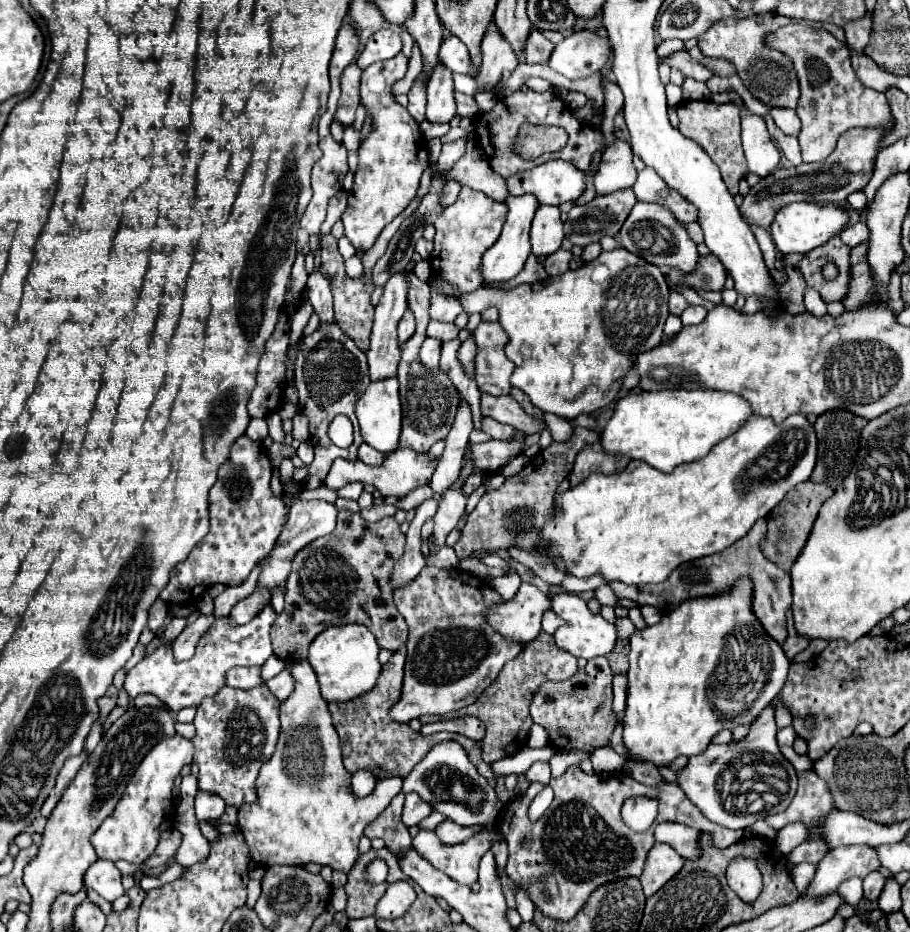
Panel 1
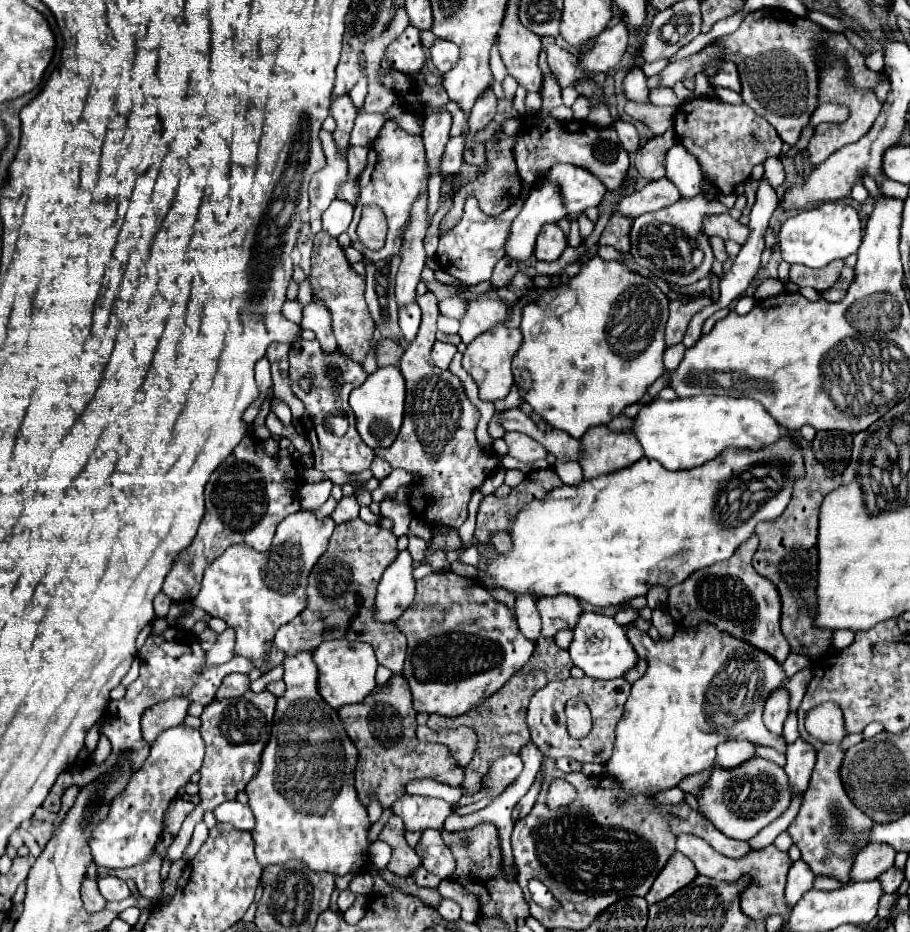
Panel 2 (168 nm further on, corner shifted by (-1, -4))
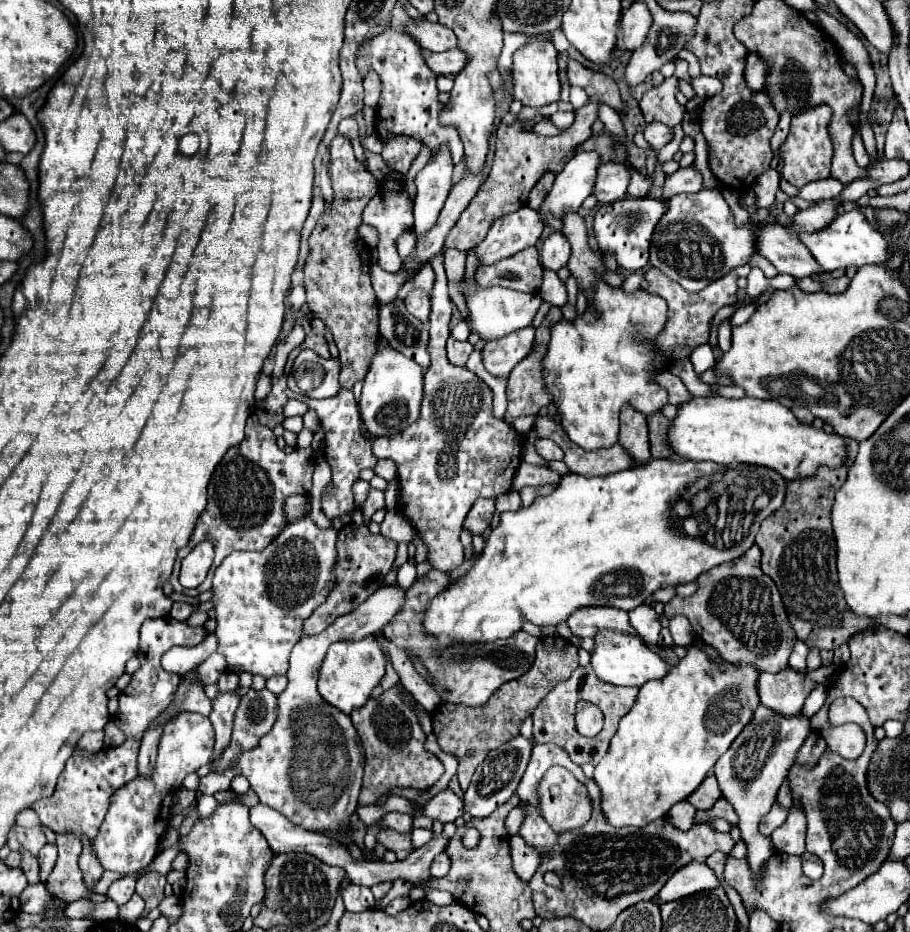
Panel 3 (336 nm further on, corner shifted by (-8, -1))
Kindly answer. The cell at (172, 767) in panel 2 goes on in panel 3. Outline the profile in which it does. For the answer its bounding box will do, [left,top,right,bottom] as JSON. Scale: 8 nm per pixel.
[92,712,214,876]

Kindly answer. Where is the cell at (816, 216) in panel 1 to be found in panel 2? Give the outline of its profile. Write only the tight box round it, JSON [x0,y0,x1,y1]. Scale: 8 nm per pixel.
[779,203,861,267]

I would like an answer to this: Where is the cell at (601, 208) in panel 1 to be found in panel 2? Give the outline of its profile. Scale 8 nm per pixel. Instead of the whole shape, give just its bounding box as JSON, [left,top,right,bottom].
[617,177,681,219]

